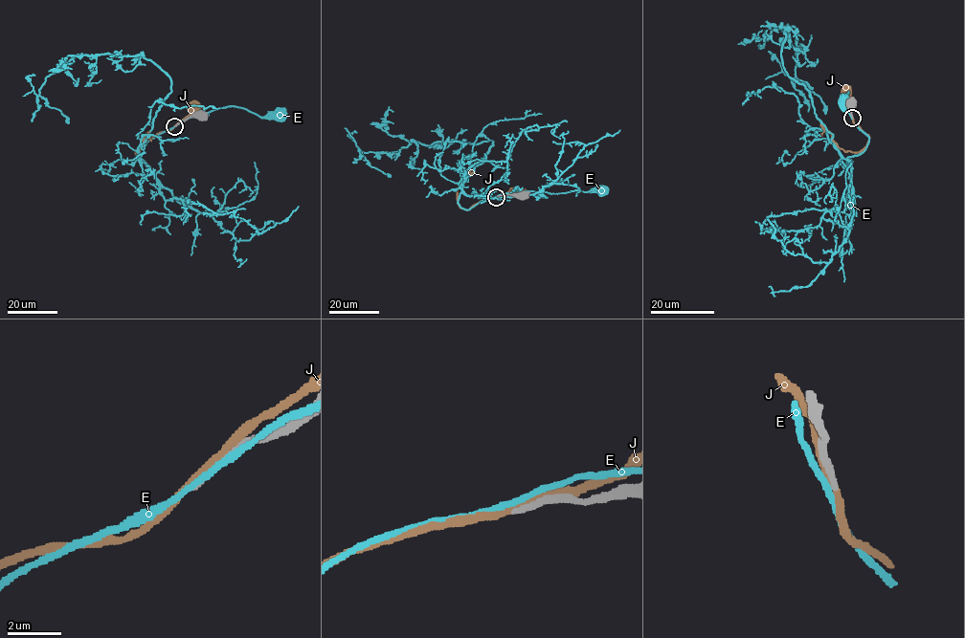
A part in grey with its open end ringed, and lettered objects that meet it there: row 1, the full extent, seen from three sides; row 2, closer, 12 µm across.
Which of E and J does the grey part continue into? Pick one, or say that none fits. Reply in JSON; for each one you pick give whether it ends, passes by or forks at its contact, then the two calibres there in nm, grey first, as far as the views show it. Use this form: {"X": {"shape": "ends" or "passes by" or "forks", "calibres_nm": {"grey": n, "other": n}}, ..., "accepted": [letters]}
{"accepted": []}

